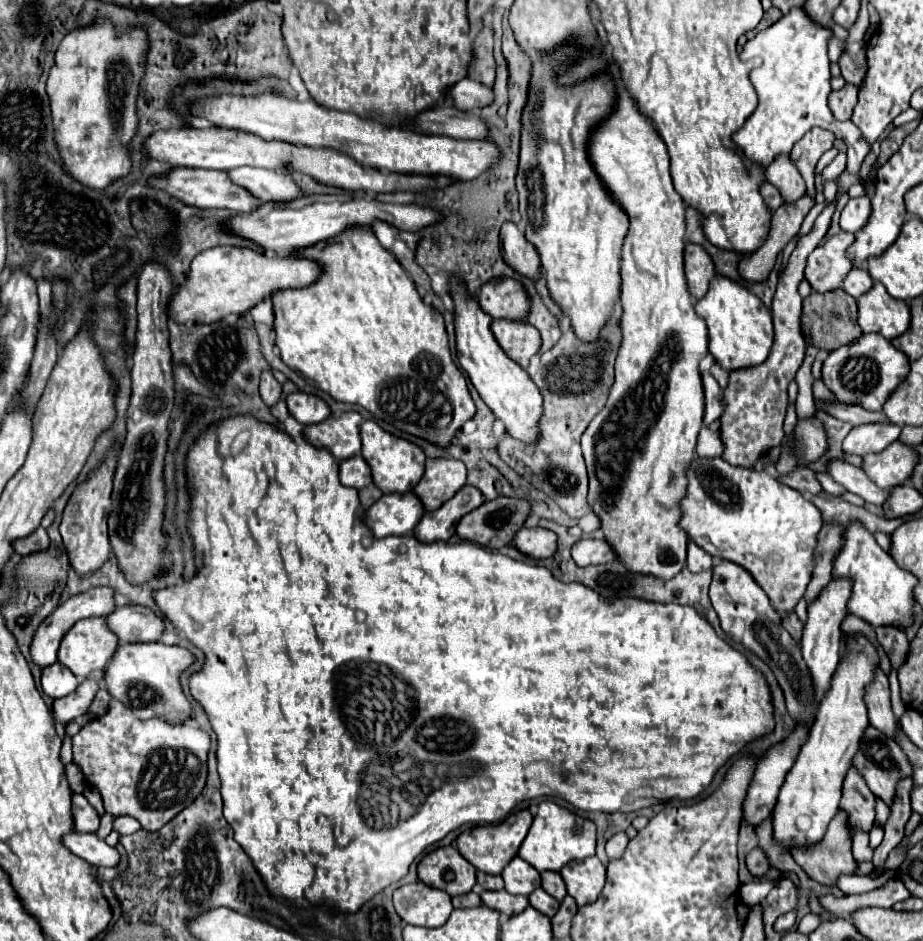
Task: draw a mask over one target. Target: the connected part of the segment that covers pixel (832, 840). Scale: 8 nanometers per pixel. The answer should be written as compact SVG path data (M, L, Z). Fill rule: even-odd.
M841 814L831 820L821 844L815 844L809 850L797 848L793 858L811 880L823 886L837 886L839 876L857 874L857 862L851 854L849 828L845 828Z

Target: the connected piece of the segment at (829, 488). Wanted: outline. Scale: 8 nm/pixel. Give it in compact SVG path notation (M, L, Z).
M816 473L823 490L834 496L841 496L846 490L843 486L836 483L828 473Z

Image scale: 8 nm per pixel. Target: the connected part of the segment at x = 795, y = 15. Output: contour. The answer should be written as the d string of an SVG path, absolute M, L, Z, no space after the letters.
M797 6L743 46L739 58L743 62L755 60L749 80L759 96L759 106L749 116L745 126L733 134L733 142L749 160L769 166L777 154L791 152L793 144L811 128L819 126L831 132L837 128L837 120L833 120L833 114L827 106L827 98L831 94L827 44L831 36L831 28L825 28L817 22L813 24L805 8Z

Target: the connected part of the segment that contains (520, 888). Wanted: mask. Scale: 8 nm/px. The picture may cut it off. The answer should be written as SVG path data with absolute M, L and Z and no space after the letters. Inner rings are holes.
M515 856L507 868L501 872L503 880L505 880L505 890L509 894L521 894L521 896L529 896L535 888L541 886L541 876L539 872L527 864L525 860L521 860L519 856Z

